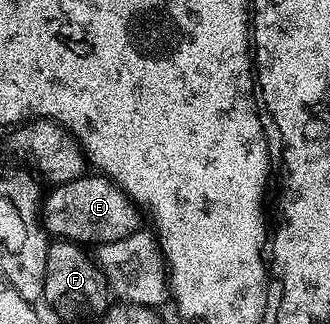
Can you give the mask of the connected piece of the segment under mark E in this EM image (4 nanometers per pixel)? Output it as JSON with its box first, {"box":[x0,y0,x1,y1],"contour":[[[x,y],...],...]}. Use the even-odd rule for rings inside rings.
{"box":[42,172,142,248],"contour":[[[88,172],[85,173],[83,178],[61,182],[53,185],[51,189],[52,191],[49,194],[47,191],[46,197],[42,202],[42,221],[45,231],[53,239],[81,244],[93,242],[93,247],[99,248],[110,244],[114,240],[126,240],[126,236],[138,232],[142,228],[142,222],[140,222],[141,207],[137,206],[128,197],[128,193],[121,186],[117,186],[115,182],[101,176],[99,173]]]}

